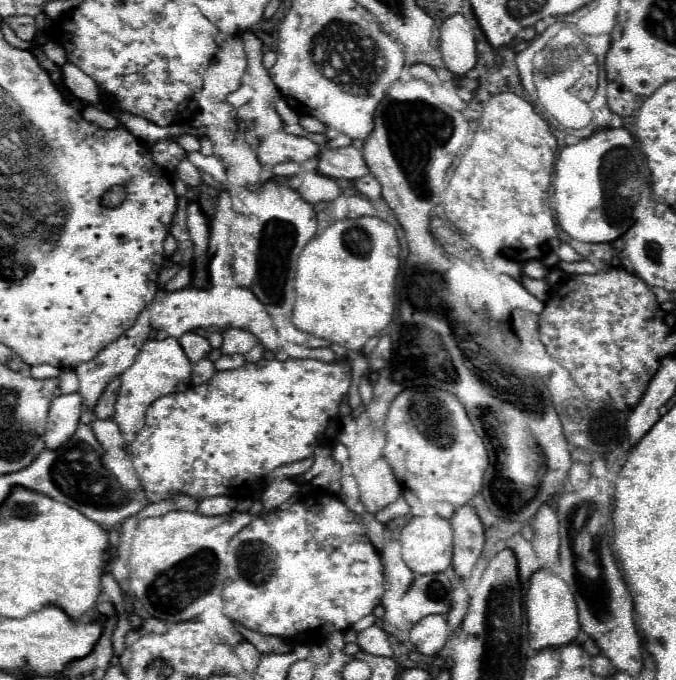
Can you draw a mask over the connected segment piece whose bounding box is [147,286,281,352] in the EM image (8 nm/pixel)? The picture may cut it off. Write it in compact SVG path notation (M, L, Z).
M211 286L207 290L197 288L183 288L177 292L159 290L147 308L151 314L151 324L155 330L165 330L173 338L181 338L185 332L193 328L205 328L207 332L223 332L227 328L243 328L247 332L253 332L257 336L259 344L269 350L277 352L281 348L277 330L273 328L273 322L269 320L269 314L265 312L265 306L249 292L247 288L239 286Z

